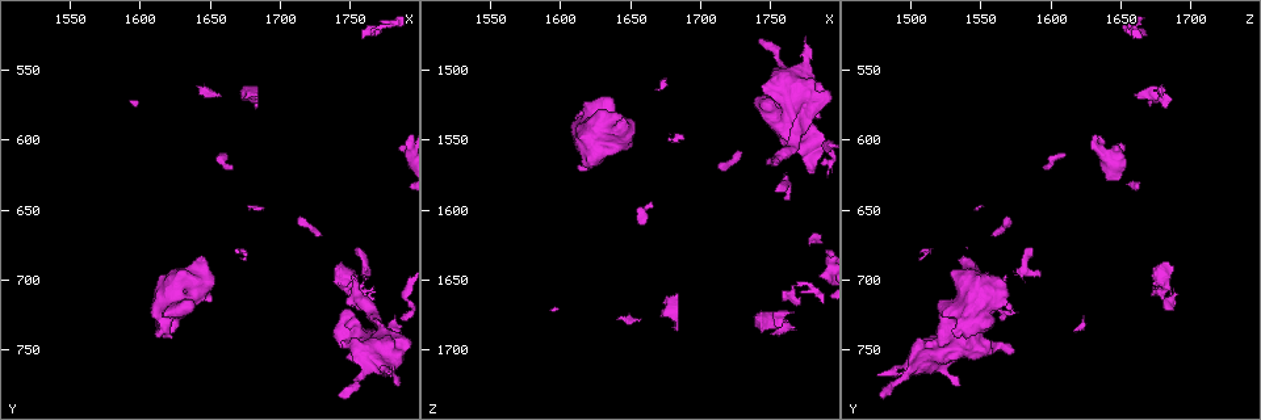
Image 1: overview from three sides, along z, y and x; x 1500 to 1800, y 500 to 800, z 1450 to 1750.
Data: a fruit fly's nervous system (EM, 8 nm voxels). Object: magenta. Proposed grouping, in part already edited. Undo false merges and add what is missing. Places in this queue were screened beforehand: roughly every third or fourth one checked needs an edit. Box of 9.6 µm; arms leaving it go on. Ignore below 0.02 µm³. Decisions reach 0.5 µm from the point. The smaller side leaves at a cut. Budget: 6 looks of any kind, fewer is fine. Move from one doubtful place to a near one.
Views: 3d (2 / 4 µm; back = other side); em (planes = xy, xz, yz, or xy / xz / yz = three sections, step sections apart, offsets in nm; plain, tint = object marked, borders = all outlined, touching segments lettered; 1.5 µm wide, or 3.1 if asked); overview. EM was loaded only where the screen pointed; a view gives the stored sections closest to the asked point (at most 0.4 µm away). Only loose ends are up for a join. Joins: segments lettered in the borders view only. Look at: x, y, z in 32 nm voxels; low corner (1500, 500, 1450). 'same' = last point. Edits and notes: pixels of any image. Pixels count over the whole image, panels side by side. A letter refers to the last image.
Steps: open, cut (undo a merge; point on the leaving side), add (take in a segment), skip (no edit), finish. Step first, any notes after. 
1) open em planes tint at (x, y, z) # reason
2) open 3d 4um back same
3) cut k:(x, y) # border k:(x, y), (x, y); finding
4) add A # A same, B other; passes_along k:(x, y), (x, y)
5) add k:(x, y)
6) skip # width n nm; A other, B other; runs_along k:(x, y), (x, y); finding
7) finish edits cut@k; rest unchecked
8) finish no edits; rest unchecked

open em planes borders at (1614, 722, 1570) # free end

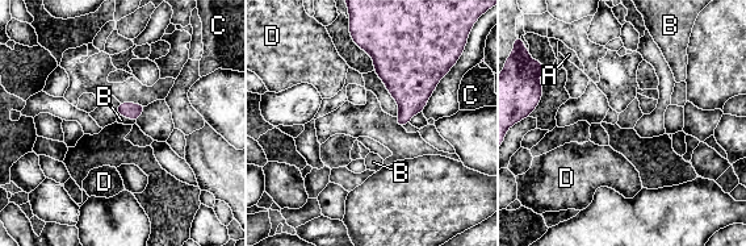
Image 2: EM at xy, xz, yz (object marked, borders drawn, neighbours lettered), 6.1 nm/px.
skip # A other, B other, C other, D other; border 2:(118, 115), (135, 121); no lettered segment goes on from it

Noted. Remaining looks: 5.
open 3d 2um at (1744, 784, 1480) # thin end

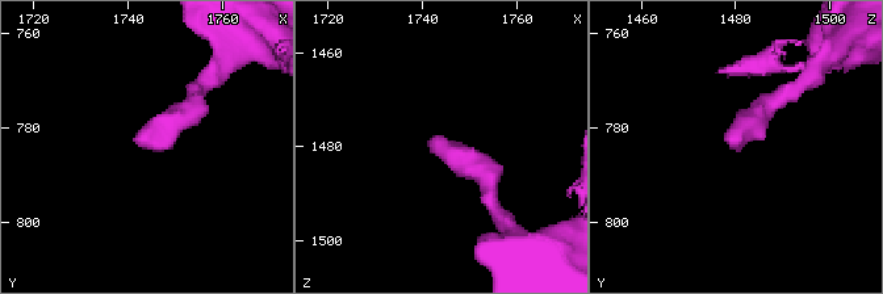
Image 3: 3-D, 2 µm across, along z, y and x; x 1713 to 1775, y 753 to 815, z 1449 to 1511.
open em planes borders at (1742, 784, 1479) # now the EM

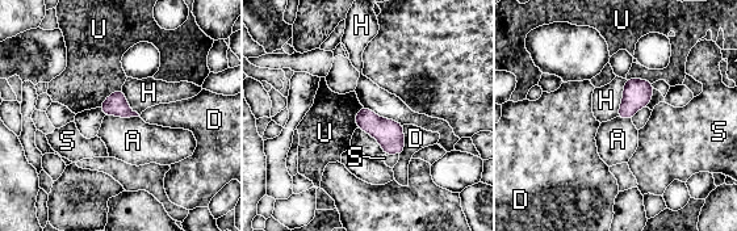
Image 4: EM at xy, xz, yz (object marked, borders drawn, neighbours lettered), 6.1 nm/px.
skip # width 110 nm; A other, D other, H other, S other, U other; border 4:(105, 114), (138, 117); none of them fits

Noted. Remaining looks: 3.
open em planes plain at (1778, 752, 1574) # an open end

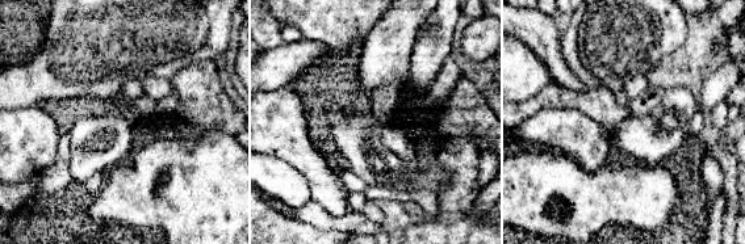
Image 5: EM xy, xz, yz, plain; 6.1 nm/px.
open em planes borders same # see the neighbours

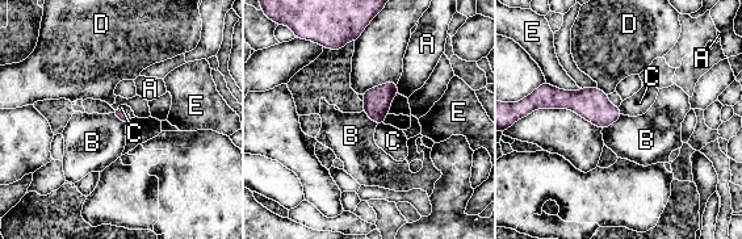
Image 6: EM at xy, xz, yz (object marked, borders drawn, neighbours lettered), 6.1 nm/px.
skip # longest_contact E 220 nm; A other, B other, C other, D other, E other; no lettered segment goes on from it

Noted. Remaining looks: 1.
finish no edits; rest unchecked

